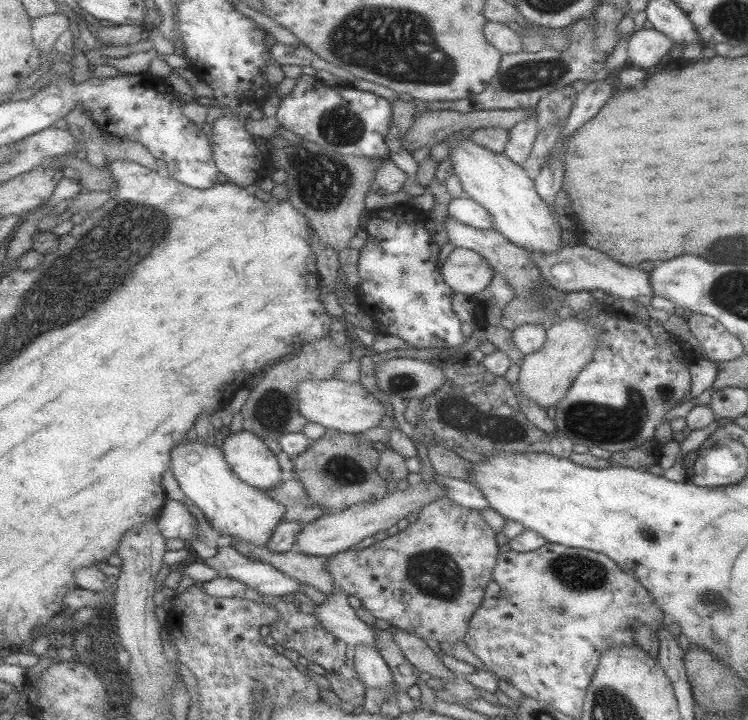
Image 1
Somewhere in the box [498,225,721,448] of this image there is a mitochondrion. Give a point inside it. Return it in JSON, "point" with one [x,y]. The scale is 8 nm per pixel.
{"point":[588,422]}

